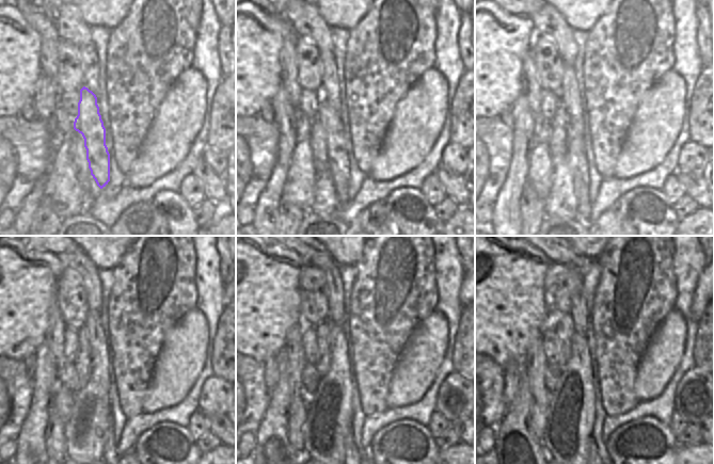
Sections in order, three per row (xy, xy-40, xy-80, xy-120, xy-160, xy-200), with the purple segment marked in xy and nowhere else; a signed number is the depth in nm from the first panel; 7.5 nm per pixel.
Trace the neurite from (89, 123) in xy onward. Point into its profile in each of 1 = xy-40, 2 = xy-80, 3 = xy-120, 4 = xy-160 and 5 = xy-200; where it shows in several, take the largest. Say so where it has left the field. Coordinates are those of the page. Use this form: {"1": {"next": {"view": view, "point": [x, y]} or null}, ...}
{"1": {"next": {"view": "xy-40", "point": [337, 160]}}, "2": {"next": {"view": "xy-80", "point": [575, 148]}}, "3": {"next": {"view": "xy-120", "point": [110, 452]}}, "4": {"next": {"view": "xy-160", "point": [351, 452]}}, "5": {"next": {"view": "xy-200", "point": [592, 452]}}}

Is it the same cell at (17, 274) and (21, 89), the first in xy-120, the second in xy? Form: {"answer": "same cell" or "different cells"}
{"answer": "same cell"}

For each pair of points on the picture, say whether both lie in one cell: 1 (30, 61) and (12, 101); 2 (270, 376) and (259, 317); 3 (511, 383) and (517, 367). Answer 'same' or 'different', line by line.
1: same
2: different
3: same

